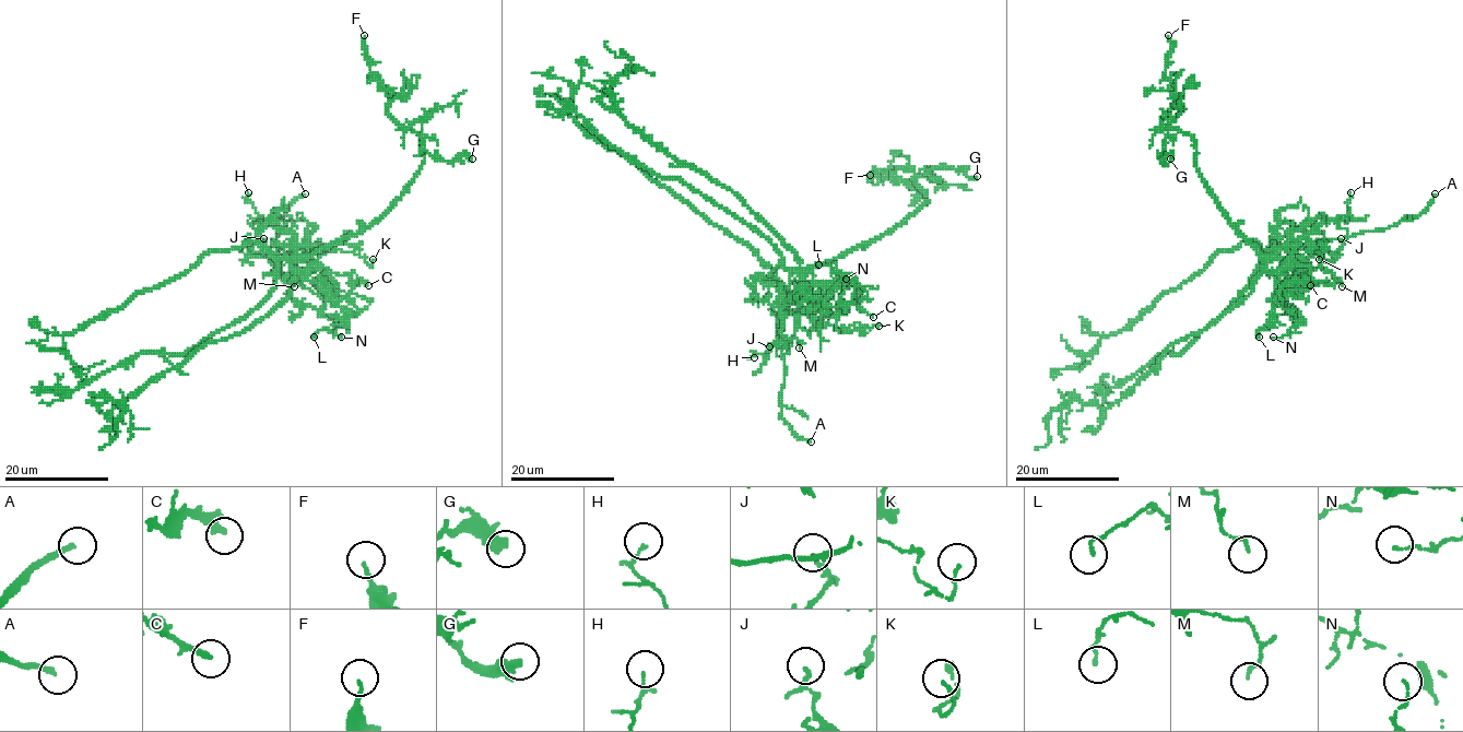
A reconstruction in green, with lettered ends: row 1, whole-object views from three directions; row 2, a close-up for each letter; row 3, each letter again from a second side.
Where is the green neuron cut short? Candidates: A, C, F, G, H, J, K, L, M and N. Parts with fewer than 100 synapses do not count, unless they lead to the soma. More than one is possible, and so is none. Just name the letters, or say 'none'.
A

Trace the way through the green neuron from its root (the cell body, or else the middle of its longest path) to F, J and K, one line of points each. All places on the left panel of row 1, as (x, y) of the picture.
F: (293, 280), (294, 260), (365, 231), (424, 158), (421, 137), (387, 111), (391, 94), (370, 72), (364, 35)
J: (293, 280), (296, 248), (294, 246), (293, 252), (280, 258), (266, 246), (263, 238)
K: (293, 280), (296, 252), (294, 246), (301, 250), (355, 252), (369, 266), (373, 259)

